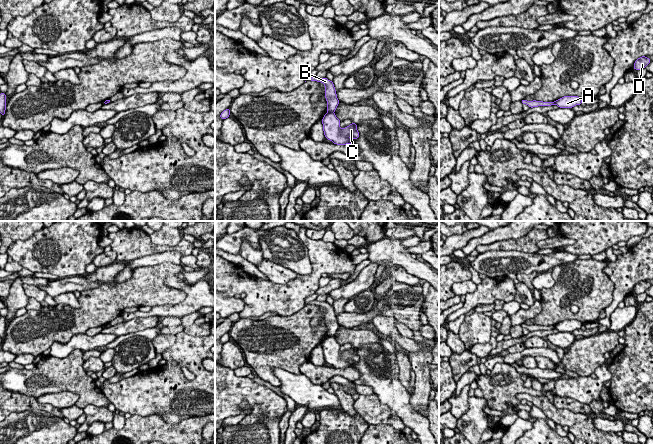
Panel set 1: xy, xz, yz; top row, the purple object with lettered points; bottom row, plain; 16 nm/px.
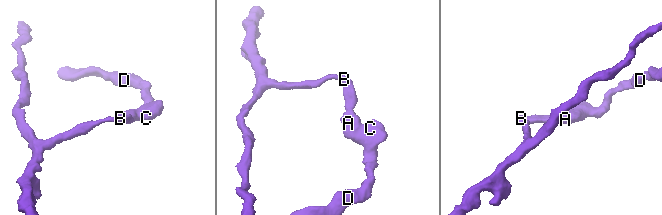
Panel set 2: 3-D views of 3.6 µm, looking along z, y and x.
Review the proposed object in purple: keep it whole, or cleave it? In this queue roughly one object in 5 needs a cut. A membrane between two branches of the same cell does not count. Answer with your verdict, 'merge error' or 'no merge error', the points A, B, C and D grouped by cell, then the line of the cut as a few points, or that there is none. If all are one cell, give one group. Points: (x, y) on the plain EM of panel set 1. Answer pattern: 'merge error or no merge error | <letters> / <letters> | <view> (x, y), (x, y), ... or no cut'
merge error | A C D / B | xz (332, 335), (327, 337)

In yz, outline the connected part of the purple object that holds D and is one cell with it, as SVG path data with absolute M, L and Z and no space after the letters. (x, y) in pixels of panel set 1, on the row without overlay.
M642 280L634 286L633 292L636 295L641 294L641 293L645 292L650 286L651 286L651 284L649 282Z

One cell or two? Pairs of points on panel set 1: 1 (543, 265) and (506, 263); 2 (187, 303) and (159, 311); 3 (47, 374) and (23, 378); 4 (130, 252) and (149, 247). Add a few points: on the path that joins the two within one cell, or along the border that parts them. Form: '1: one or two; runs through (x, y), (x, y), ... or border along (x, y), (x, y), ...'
1: one; runs through (534, 265), (515, 265)
2: one; runs through (180, 309), (166, 310)
3: one; runs through (41, 378), (29, 378)
4: one; runs through (135, 247), (144, 247)

